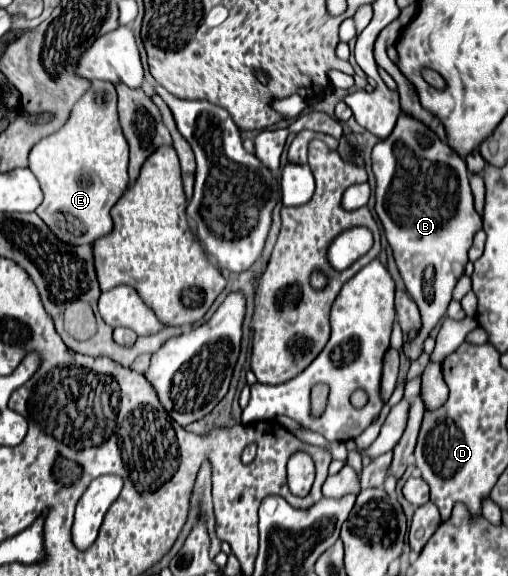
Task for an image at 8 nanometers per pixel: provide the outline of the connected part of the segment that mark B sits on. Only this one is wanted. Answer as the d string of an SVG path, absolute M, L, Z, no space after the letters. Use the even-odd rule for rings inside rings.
M401 112L395 130L373 146L371 162L377 182L375 212L383 224L405 288L421 310L423 328L419 338L403 344L407 358L413 360L421 354L423 340L433 326L445 316L451 292L463 276L467 250L473 244L475 232L483 228L483 220L473 206L465 160L411 114ZM425 274L427 290L423 288Z

